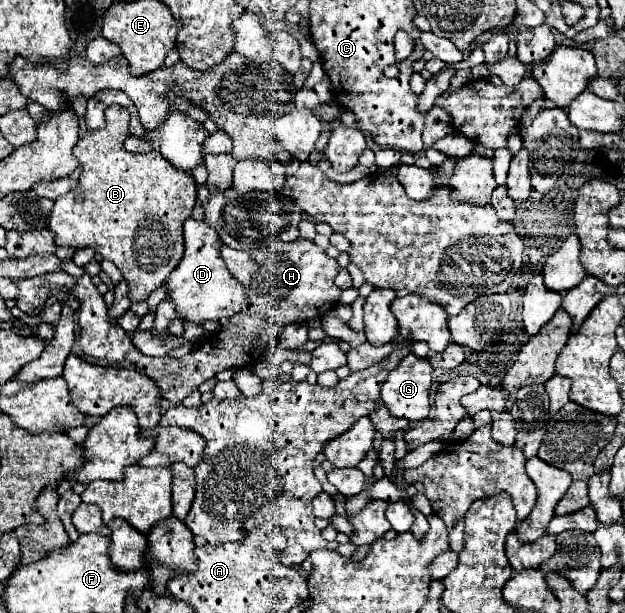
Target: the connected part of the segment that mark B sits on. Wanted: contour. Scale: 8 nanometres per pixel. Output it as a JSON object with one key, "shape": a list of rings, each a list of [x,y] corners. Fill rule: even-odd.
{"shape":[[[111,105],[105,113],[103,129],[87,129],[81,133],[77,145],[73,147],[73,155],[79,159],[81,175],[79,187],[59,197],[49,215],[49,229],[55,233],[57,245],[67,247],[93,247],[105,259],[113,261],[121,271],[123,279],[129,283],[131,299],[147,299],[151,291],[155,291],[171,269],[181,261],[185,253],[183,243],[183,223],[191,217],[191,209],[197,201],[197,185],[189,173],[177,171],[169,161],[159,153],[129,153],[123,147],[123,141],[129,137],[129,111],[121,105]]]}

